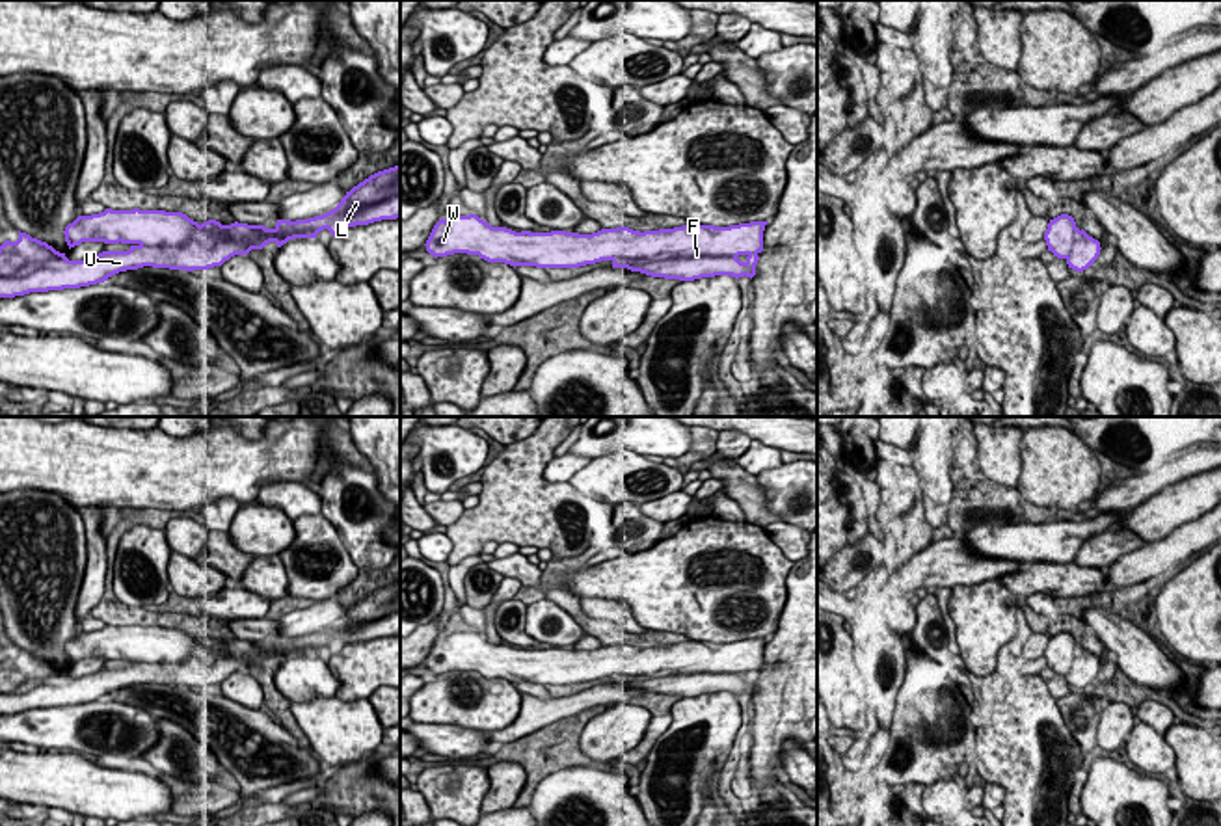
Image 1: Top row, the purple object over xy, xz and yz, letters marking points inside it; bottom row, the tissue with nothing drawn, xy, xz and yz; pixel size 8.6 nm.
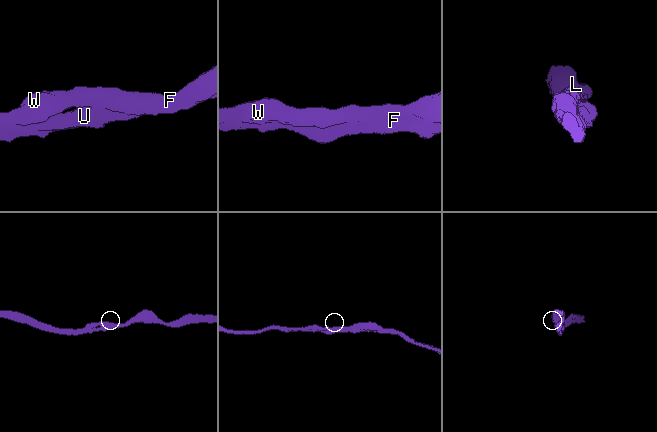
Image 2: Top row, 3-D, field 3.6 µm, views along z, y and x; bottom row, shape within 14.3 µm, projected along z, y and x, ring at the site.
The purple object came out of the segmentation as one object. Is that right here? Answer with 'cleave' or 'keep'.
keep

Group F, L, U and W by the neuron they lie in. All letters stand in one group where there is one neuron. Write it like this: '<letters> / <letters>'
F L U W

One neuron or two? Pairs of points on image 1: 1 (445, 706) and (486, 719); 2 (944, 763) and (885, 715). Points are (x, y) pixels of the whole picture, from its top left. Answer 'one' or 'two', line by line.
1: one
2: two

